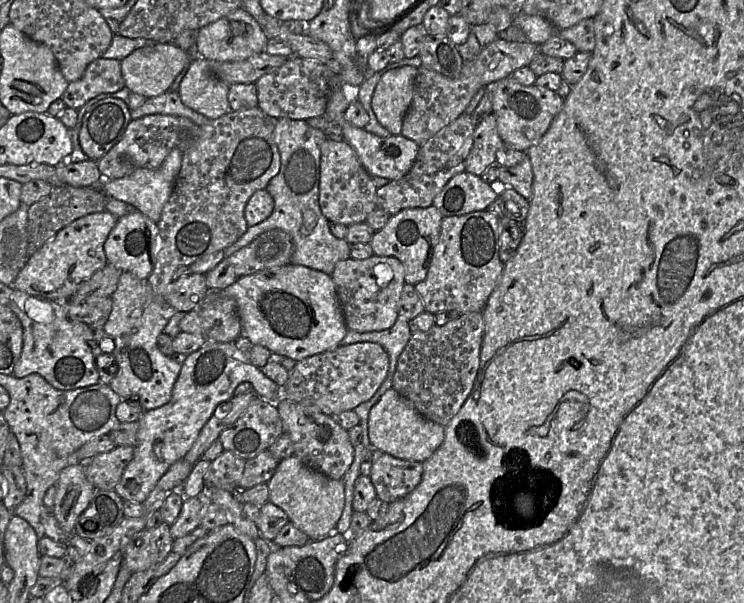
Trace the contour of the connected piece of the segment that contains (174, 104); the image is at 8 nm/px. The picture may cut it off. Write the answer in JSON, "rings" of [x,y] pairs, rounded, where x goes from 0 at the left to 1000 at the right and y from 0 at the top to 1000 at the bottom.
{"rings":[[[224,151],[216,158],[198,163],[191,176],[176,182],[177,197],[204,189],[250,194],[267,209],[277,207],[286,201],[247,174],[239,153],[234,151]]]}

